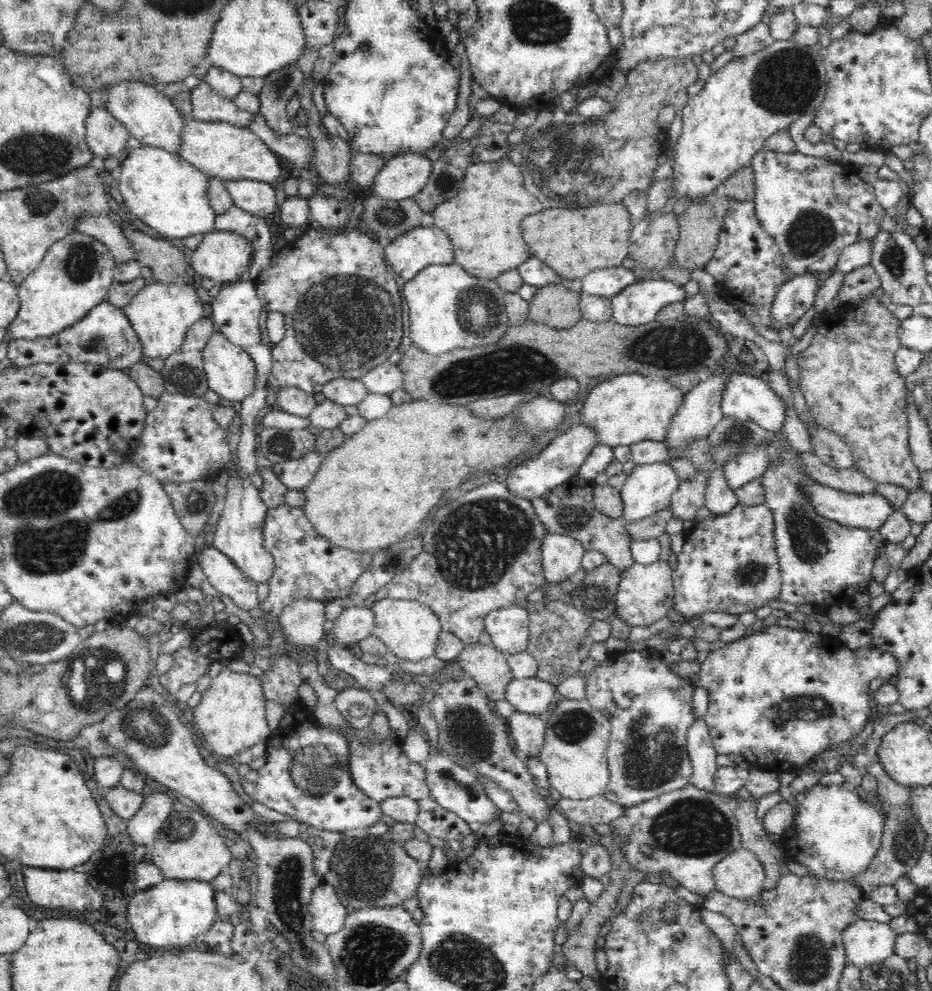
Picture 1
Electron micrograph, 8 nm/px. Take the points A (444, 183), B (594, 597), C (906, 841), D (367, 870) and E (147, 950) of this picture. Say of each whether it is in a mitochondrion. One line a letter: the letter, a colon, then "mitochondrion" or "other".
A: mitochondrion
B: mitochondrion
C: mitochondrion
D: mitochondrion
E: other

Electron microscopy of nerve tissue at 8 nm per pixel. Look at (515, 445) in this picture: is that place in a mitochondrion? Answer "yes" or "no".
yes

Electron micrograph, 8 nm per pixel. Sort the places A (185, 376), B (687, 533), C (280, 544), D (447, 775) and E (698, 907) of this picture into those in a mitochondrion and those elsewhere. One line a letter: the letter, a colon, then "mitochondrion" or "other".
A: mitochondrion
B: other
C: mitochondrion
D: mitochondrion
E: other

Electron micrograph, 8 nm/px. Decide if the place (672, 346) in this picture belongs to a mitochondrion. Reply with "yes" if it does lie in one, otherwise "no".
yes

